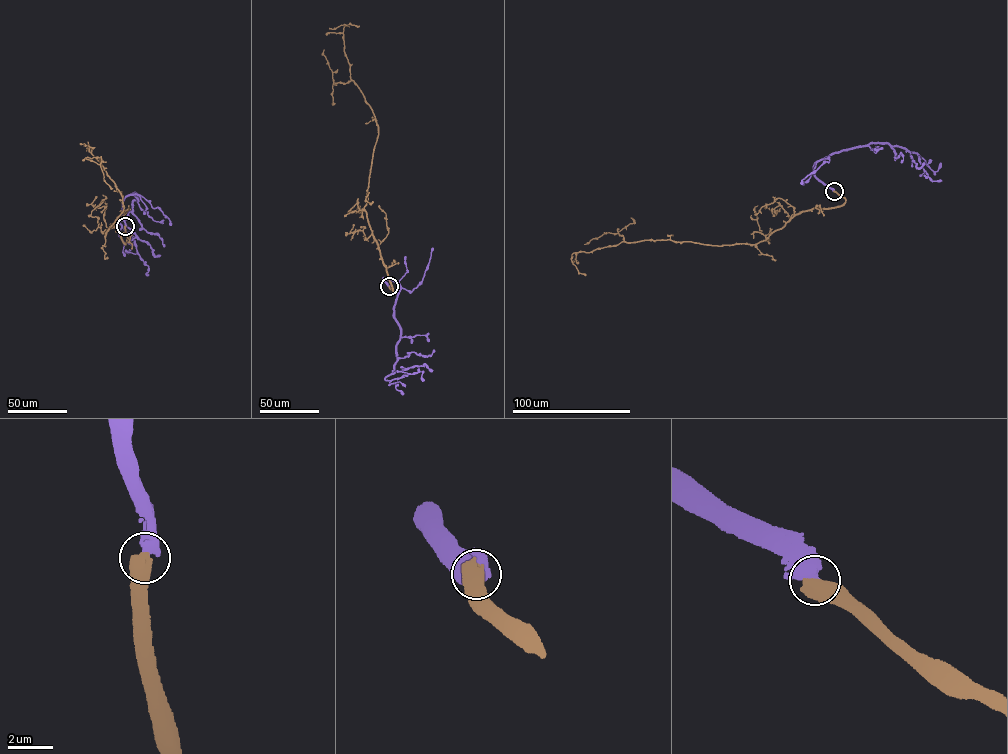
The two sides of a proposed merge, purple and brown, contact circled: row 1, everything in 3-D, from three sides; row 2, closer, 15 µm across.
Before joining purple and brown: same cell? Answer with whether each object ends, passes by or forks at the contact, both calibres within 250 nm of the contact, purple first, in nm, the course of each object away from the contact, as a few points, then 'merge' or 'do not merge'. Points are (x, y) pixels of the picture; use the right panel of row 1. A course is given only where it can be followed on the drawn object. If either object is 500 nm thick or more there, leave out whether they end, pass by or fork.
calibres 600 and 750 nm; course purple (834, 190), (815, 176), (815, 163), (839, 151), (874, 143), (905, 147), (917, 153), (929, 178), (941, 180); course brown (834, 190), (845, 199), (841, 205), (802, 211), (754, 244), (623, 241), (572, 254), (573, 264), (584, 274); do not merge

